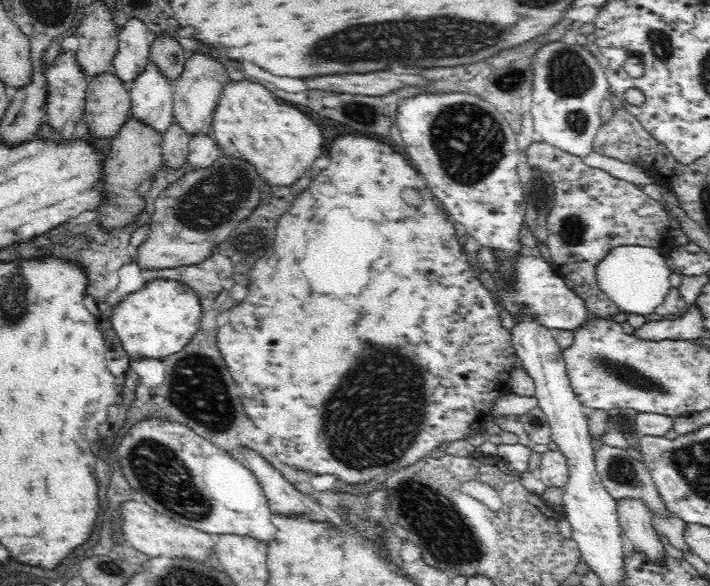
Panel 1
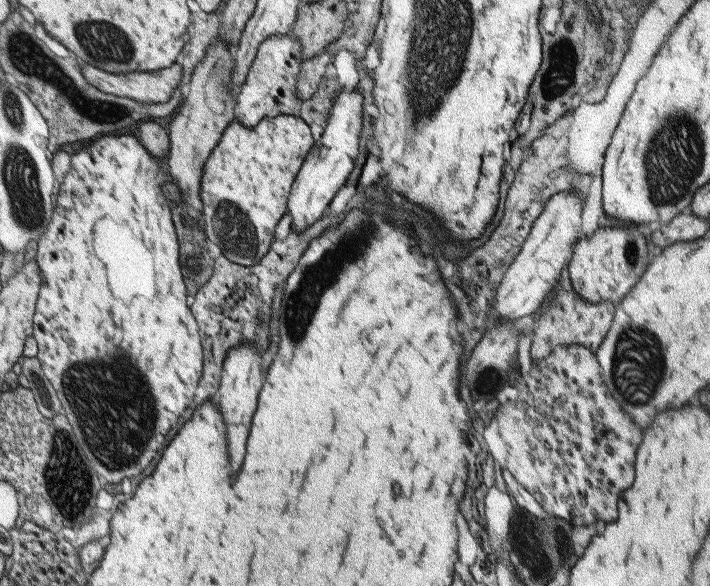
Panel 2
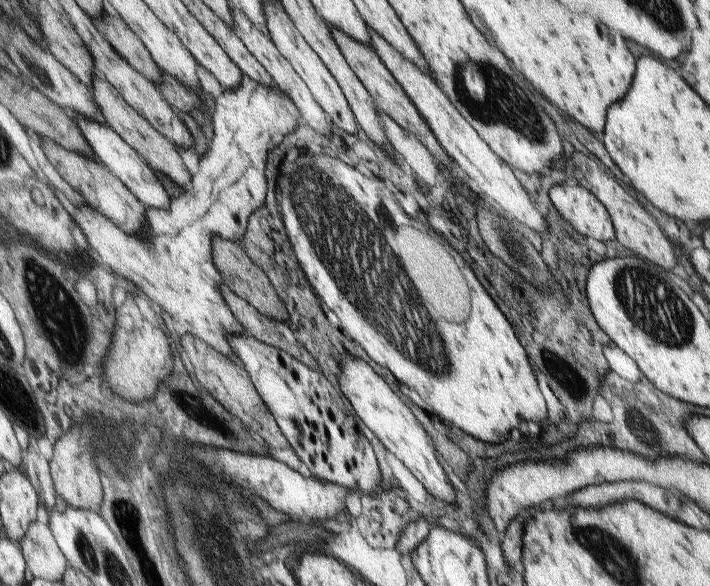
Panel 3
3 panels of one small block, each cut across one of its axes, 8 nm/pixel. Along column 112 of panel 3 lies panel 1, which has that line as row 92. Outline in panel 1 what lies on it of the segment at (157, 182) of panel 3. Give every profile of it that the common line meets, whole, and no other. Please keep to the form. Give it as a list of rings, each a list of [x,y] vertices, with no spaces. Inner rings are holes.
[[[148,66],[140,72],[134,78],[127,94],[128,118],[156,133],[162,133],[169,127],[172,82],[158,75],[156,67]]]

